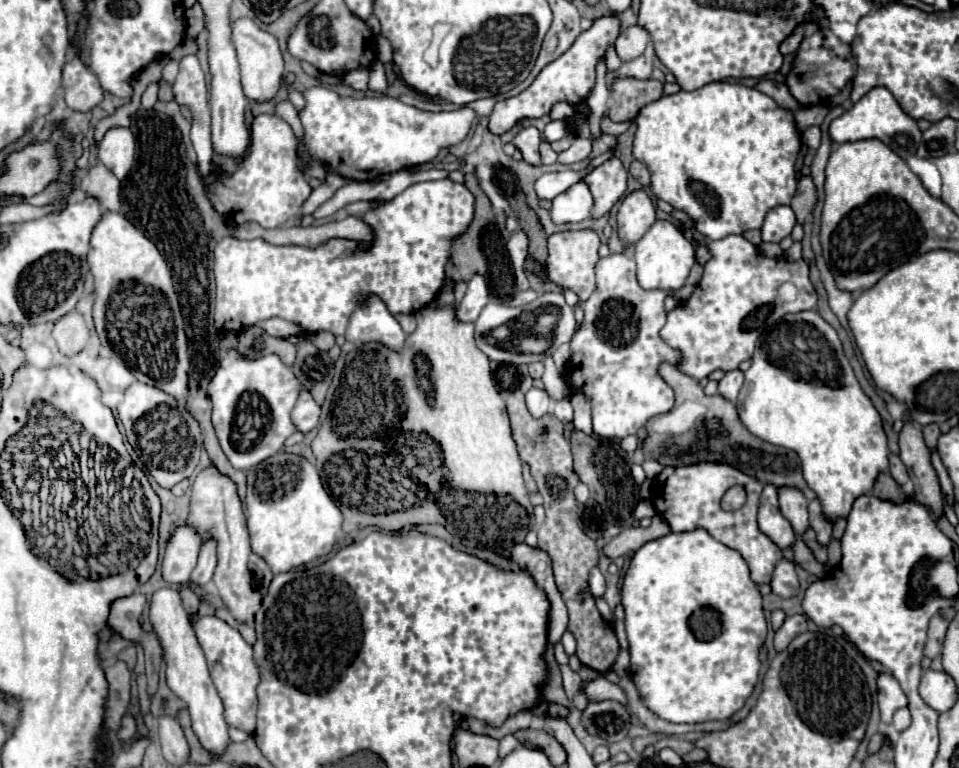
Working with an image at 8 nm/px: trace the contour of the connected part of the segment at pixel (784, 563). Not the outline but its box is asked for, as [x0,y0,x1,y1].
[770,558,798,598]

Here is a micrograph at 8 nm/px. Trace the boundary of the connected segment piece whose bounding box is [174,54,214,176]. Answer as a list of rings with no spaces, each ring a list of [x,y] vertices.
[[[196,54],[184,56],[180,60],[180,72],[174,82],[174,100],[186,106],[192,116],[192,144],[198,154],[200,174],[210,174],[212,166],[212,140],[210,140],[210,108],[204,72],[198,64]]]

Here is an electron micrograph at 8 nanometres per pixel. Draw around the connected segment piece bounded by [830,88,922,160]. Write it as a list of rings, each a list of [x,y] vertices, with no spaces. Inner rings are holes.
[[[872,88],[864,98],[860,98],[850,110],[846,110],[842,116],[832,120],[830,124],[830,140],[836,144],[842,142],[856,142],[856,140],[868,140],[876,138],[882,140],[892,152],[896,152],[900,158],[908,158],[916,154],[916,148],[920,144],[922,132],[914,118],[904,114],[896,98],[886,88]]]

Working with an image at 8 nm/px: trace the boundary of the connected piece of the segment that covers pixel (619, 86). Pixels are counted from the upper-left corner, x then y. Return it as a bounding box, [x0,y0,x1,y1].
[608,78,662,122]

